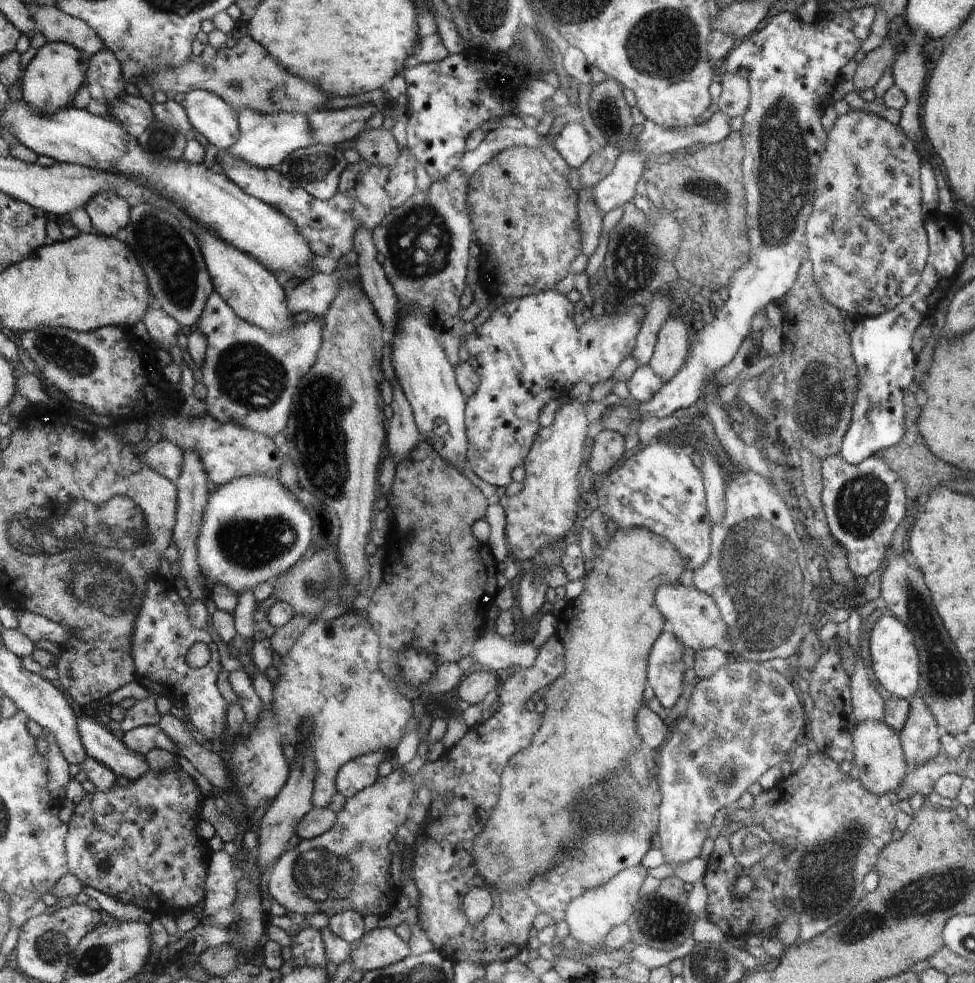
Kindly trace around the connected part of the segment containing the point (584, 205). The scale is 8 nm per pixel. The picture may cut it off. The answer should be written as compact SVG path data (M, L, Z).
M581 188L578 194L578 218L583 231L583 252L587 257L593 255L599 246L604 216L596 209L591 190Z

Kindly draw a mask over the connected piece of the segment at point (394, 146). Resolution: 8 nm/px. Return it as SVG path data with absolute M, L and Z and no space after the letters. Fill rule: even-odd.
M366 126L354 139L356 151L365 162L376 166L392 165L399 154L399 144L394 140L395 134L384 126L371 128Z

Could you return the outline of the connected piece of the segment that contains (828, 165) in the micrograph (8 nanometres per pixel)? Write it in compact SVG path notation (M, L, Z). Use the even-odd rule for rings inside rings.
M850 110L836 118L823 150L824 154L819 155L819 162L814 165L816 193L805 228L805 246L813 280L822 297L838 310L858 318L880 316L896 308L914 292L928 260L928 236L924 232L920 206L920 156L899 124L862 110Z

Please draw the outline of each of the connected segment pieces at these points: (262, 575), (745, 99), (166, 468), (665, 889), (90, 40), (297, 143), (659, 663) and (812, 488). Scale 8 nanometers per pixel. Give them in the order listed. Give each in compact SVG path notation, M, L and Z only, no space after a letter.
M251 475L235 479L228 485L214 486L208 507L205 511L203 528L201 529L198 540L199 562L202 568L202 574L208 579L211 579L211 582L214 585L224 585L234 593L238 593L238 596L245 591L253 592L253 589L259 584L267 581L273 582L300 561L306 550L310 547L310 528L312 528L312 520L310 519L306 508L301 504L298 498L282 482L280 482L276 475Z
M723 71L719 76L722 94L716 103L723 114L730 119L743 116L749 106L749 85L746 79L738 74Z
M162 439L140 456L154 471L176 481L183 474L185 452L179 445Z
M675 877L662 879L658 890L648 896L639 896L632 908L625 926L630 928L632 944L648 946L654 949L675 948L693 936L693 927L697 918L686 906L686 890L684 882Z
M36 2L26 4L36 22L36 30L49 41L71 43L92 57L107 50L107 43L87 21L65 14L56 6Z
M243 109L238 114L238 122L239 138L226 152L236 161L241 161L260 169L274 169L288 154L295 152L297 149L316 144L309 138L306 115L293 113L268 115Z
M664 630L655 642L648 662L648 685L664 709L672 709L682 693L684 666L682 643L670 630Z
M806 448L800 449L802 461L802 478L804 488L806 489L805 498L808 500L810 507L816 513L823 509L821 493L823 490L823 481L821 474L822 460L812 456L810 450Z

